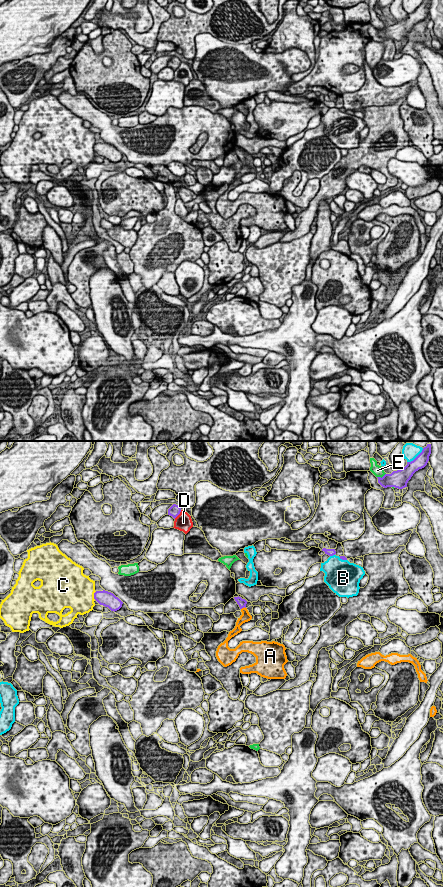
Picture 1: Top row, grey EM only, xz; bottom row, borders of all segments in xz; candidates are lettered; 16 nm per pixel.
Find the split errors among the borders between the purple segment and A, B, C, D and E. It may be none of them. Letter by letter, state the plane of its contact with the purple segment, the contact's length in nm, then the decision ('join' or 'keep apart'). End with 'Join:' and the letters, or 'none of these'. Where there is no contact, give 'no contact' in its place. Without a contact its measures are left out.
A: xz | 90 nm | join
B: xz | 90 nm | keep apart
C: xz | 150 nm | keep apart
D: xz | 190 nm | keep apart
E: xz | 160 nm | keep apart
Join: A

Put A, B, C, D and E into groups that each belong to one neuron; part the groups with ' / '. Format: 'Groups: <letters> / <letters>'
Groups: A / B / C / D / E

